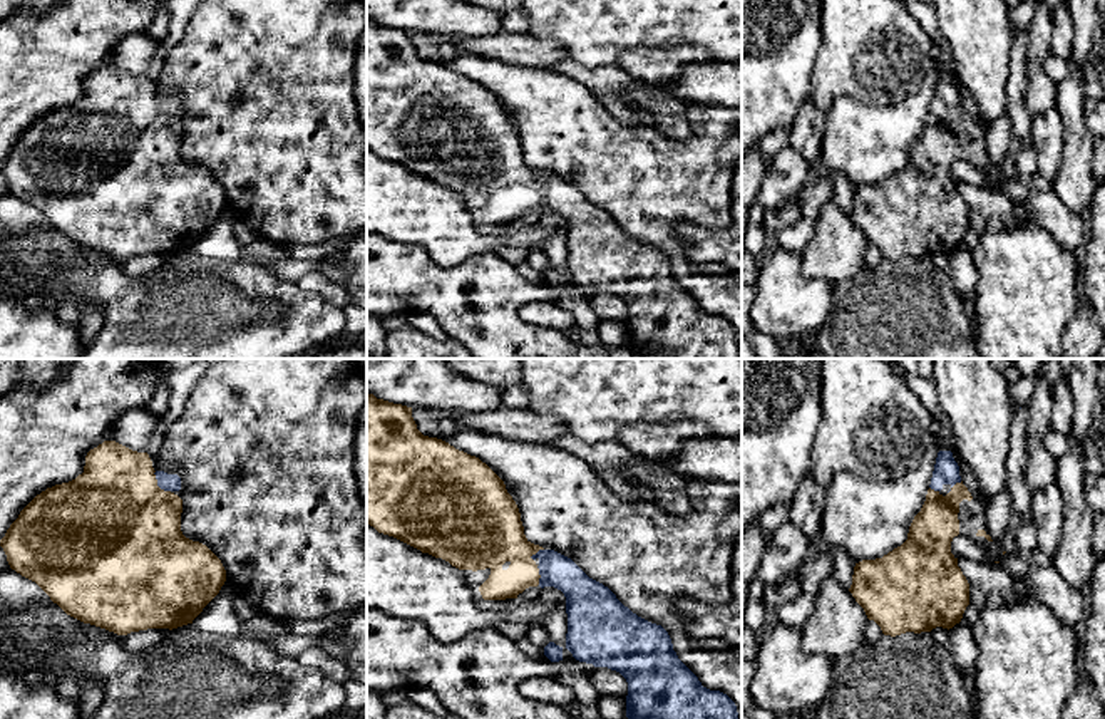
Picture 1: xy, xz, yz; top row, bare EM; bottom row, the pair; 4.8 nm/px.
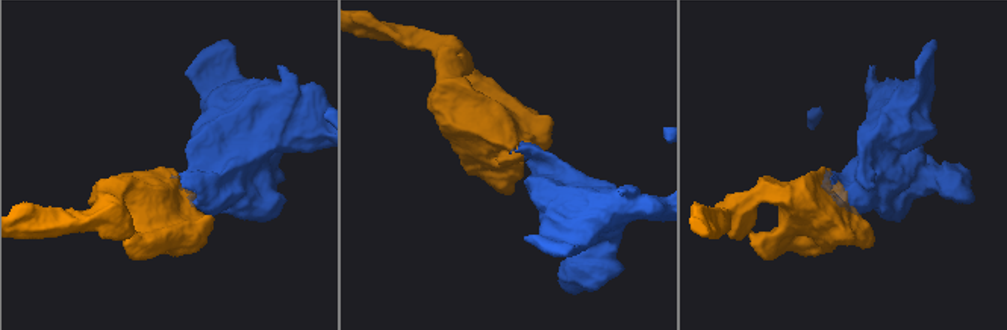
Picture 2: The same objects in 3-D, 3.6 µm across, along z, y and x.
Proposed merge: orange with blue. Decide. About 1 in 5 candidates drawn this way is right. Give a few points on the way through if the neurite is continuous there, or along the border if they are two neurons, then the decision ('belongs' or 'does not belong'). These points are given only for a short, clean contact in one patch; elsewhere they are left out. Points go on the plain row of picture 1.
across xy (116, 143), (156, 109), (166, 106) | belongs

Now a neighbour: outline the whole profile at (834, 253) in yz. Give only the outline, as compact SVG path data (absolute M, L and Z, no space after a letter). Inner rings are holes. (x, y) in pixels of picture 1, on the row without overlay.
M825 203L814 220L812 238L800 251L802 275L832 285L851 280L864 268L867 245L849 213Z

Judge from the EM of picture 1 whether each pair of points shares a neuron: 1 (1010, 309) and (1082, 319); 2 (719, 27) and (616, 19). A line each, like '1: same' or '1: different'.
1: different
2: same

